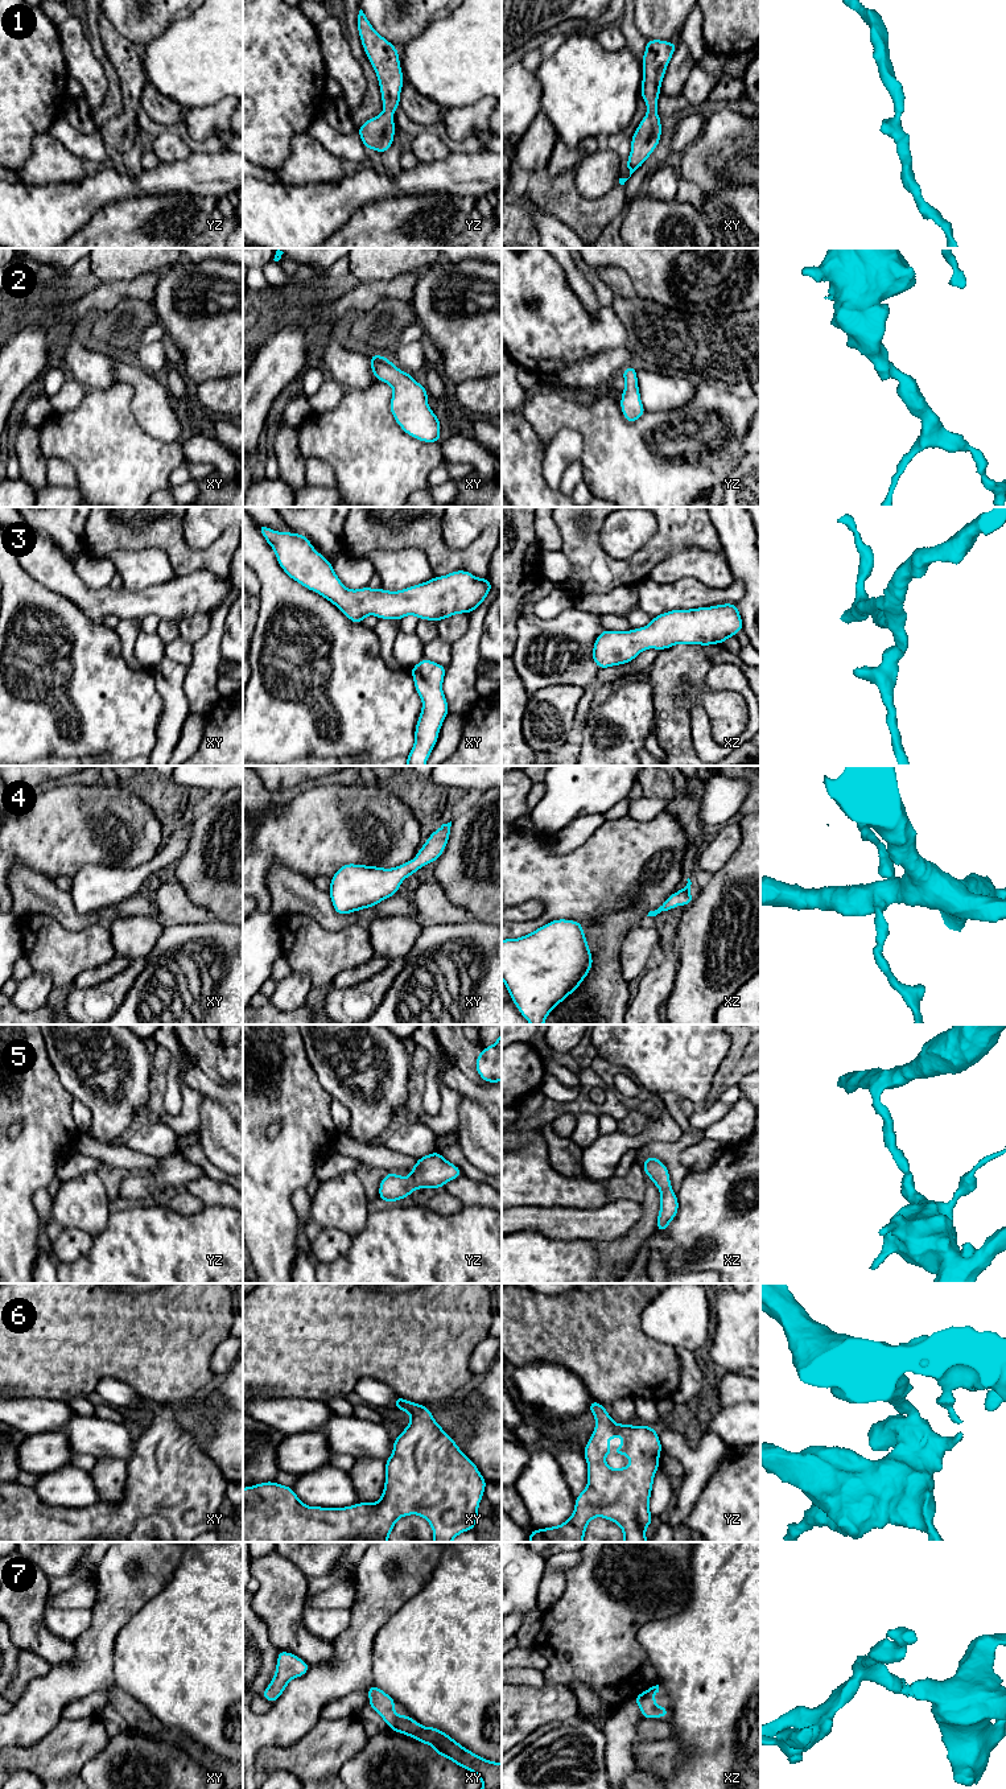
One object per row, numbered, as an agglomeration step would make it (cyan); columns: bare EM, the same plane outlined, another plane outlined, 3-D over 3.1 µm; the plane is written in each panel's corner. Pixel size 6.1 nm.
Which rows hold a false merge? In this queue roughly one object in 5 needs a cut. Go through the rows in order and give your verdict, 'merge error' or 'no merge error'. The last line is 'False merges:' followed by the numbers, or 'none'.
1: no merge error
2: no merge error
3: no merge error
4: no merge error
5: no merge error
6: no merge error
7: no merge error
False merges: none

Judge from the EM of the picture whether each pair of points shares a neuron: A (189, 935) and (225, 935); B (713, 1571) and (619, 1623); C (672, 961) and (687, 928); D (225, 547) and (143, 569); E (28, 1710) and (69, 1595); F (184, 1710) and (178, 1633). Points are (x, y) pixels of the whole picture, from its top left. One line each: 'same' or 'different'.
A: same
B: different
C: different
D: different
E: different
F: same

